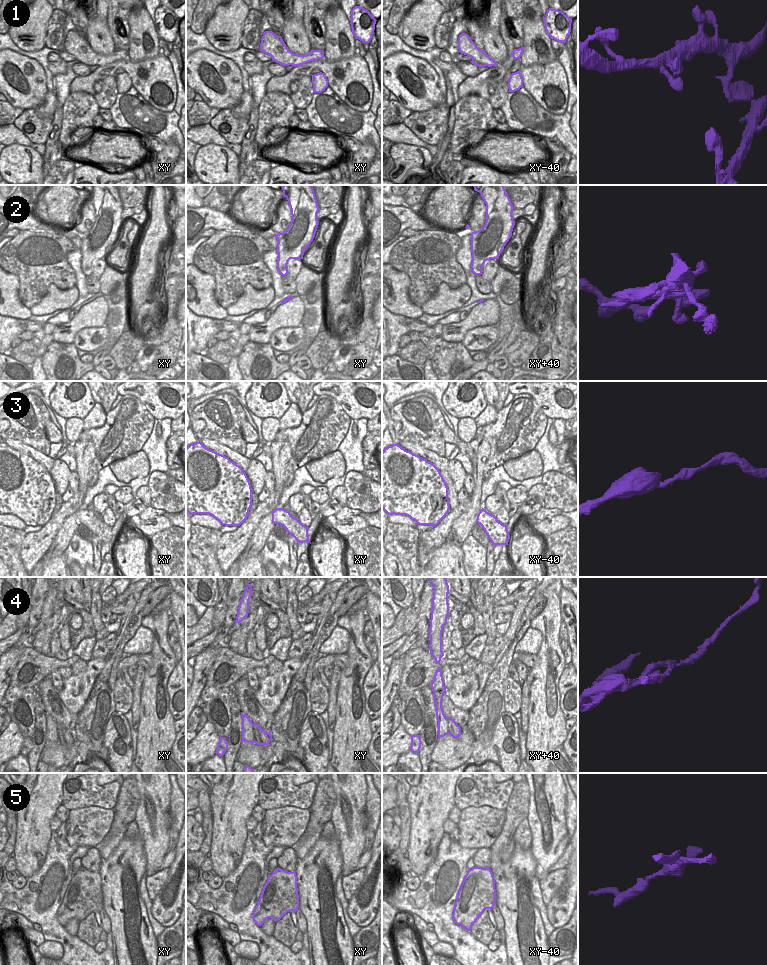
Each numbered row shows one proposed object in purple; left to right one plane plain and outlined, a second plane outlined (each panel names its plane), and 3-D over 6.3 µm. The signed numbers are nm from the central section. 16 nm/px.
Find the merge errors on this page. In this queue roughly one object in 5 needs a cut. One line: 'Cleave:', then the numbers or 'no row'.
Cleave: 4, 5

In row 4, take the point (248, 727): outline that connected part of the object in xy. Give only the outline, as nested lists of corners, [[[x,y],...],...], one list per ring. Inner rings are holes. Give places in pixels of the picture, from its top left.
[[[241,713],[242,716],[242,741],[248,742],[248,743],[256,743],[256,739],[254,736],[254,731],[259,730],[260,725],[253,724],[250,718]]]

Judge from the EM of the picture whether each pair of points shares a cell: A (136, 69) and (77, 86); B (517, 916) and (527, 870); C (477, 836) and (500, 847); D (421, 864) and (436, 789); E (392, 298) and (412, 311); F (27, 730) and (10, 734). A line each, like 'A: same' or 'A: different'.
A: same
B: same
C: different
D: same
E: same
F: different

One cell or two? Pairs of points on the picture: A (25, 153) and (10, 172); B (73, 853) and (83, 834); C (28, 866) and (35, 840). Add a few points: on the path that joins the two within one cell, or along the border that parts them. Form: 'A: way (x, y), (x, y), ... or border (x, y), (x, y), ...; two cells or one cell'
A: way (24, 158), (15, 167); one cell
B: border (66, 839), (70, 845), (86, 845), (89, 847); two cells
C: way (28, 860), (31, 846); one cell

